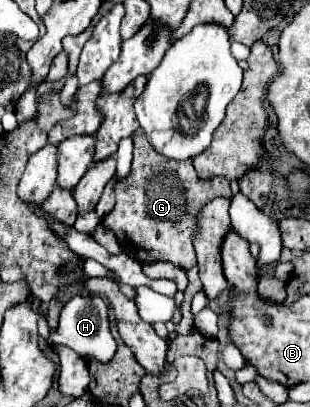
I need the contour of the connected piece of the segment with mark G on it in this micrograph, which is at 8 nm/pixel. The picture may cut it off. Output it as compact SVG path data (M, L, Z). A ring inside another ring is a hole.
M140 130L134 132L132 140L134 160L130 174L126 178L116 178L116 204L114 210L102 218L102 224L116 234L120 248L138 262L172 262L174 266L188 270L196 266L196 250L192 240L198 224L198 214L212 198L230 198L230 182L224 176L214 176L208 180L198 178L190 158L174 162L160 156ZM136 176L146 178L136 180Z

